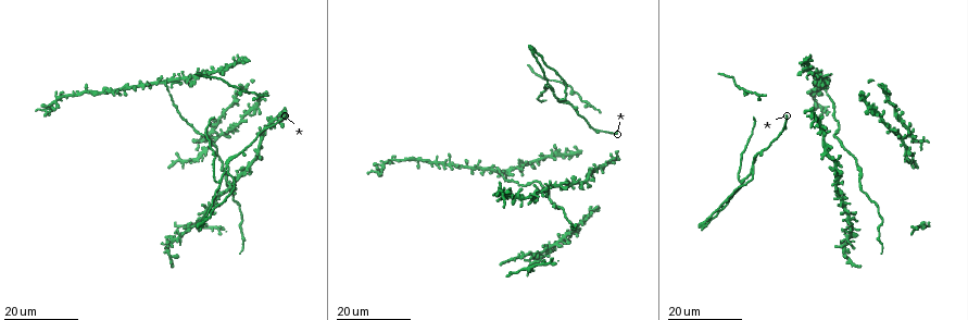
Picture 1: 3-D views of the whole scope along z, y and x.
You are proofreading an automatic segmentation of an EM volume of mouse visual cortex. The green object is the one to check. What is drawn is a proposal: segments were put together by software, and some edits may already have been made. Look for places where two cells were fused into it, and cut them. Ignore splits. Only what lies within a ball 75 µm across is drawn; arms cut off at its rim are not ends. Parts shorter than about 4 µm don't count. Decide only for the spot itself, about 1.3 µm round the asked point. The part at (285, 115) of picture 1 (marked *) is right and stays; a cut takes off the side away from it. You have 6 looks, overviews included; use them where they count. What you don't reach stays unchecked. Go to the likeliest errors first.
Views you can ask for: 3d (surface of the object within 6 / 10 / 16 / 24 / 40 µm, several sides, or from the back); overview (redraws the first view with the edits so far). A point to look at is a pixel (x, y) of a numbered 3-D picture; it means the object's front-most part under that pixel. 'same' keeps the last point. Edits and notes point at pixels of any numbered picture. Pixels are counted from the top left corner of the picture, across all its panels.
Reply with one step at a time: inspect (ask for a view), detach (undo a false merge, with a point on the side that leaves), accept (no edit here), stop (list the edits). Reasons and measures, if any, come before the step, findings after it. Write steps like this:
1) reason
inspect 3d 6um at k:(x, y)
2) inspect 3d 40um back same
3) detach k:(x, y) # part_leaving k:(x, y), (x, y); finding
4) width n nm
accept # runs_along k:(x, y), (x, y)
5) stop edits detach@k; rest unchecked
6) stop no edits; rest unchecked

four arms meet
inspect 3d 24um at 1:(560, 182)

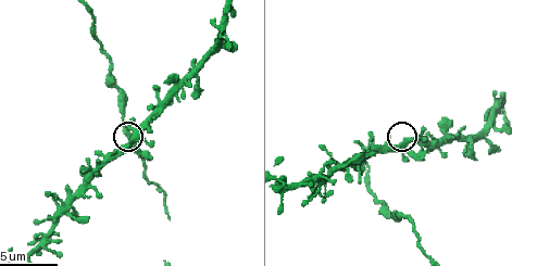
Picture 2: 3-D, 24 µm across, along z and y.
closer look
inspect 3d 10um at 2:(134, 132)

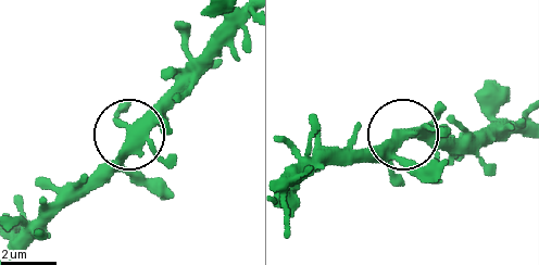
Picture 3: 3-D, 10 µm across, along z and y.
arms 4
accept # runs_along 3:(243, 19), (71, 199); all the same cell

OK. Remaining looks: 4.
inspect 3d 24um at 1:(908, 129)

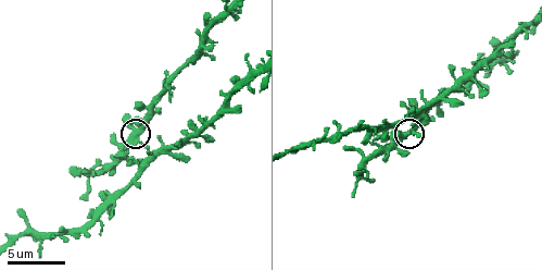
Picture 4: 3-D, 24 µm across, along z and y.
inspect 3d 10um at 4:(131, 136)

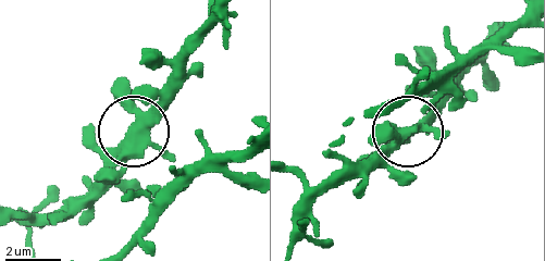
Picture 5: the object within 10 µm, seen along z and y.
side_arm 8 um
accept # continuous, no second cell

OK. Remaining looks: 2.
arms part here
inspect 3d 16um at 1:(219, 182)

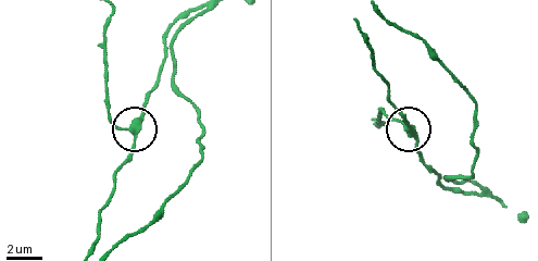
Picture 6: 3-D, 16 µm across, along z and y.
inspect 3d 6um at 6:(130, 130)

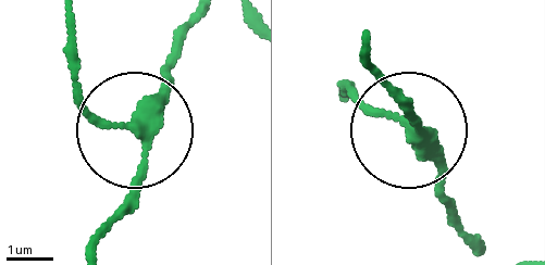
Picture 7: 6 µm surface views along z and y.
side_arm 20 um
accept # runs_along 7:(475, 240), (401, 96); continuous, no second cell

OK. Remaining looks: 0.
stop no edits; rest unchecked

